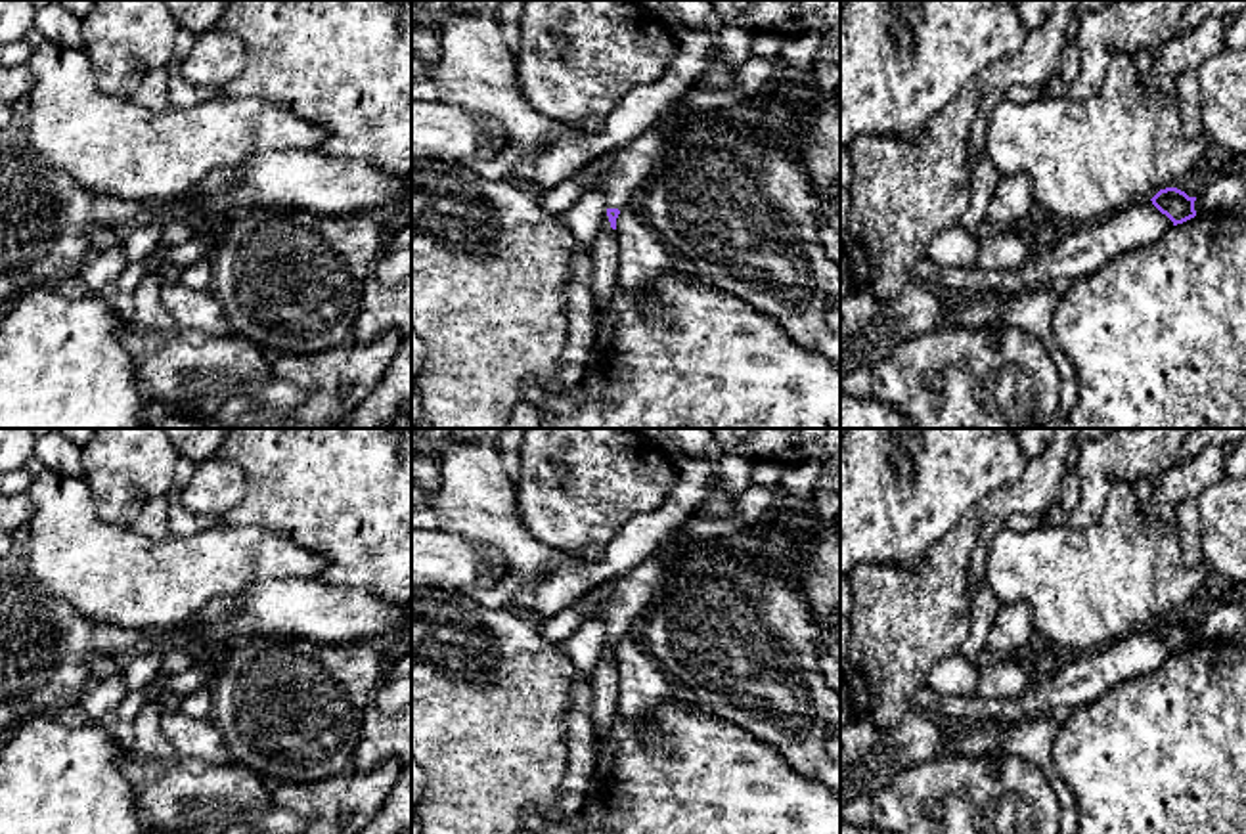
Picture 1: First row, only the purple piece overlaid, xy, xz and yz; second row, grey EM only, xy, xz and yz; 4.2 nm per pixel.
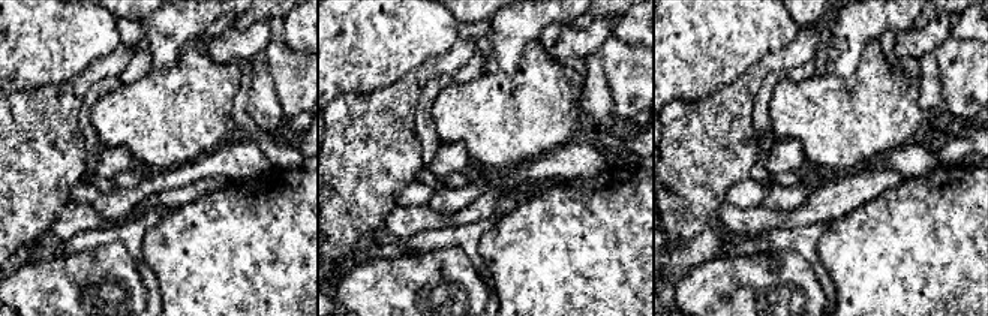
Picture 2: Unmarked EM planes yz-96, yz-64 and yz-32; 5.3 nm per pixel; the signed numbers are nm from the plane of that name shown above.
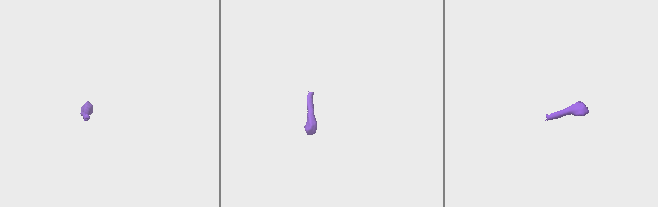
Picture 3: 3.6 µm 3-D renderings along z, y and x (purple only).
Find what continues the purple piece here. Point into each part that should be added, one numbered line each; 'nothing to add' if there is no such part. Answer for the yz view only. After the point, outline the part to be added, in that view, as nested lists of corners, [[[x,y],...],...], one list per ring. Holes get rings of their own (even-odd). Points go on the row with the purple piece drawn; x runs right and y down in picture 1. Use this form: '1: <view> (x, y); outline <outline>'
nothing to add

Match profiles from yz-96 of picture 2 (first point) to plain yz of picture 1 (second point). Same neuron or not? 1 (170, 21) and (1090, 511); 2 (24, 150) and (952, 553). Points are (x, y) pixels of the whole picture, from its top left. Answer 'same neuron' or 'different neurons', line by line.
1: same neuron
2: same neuron

